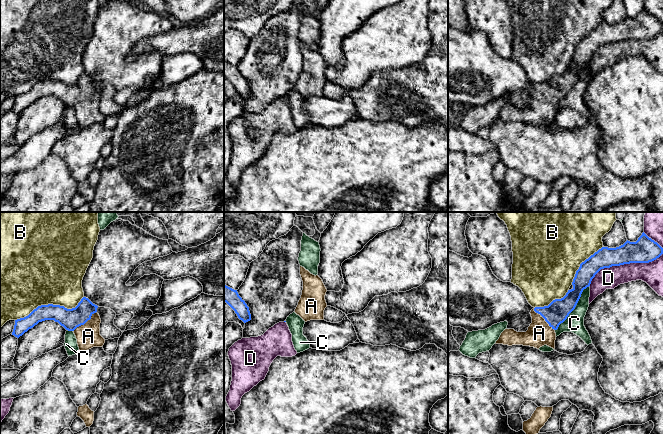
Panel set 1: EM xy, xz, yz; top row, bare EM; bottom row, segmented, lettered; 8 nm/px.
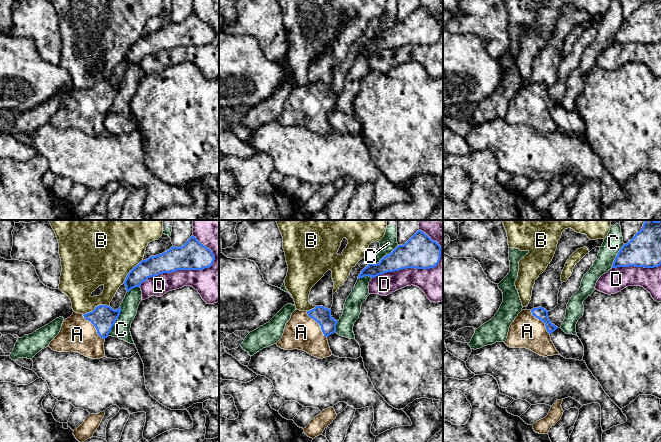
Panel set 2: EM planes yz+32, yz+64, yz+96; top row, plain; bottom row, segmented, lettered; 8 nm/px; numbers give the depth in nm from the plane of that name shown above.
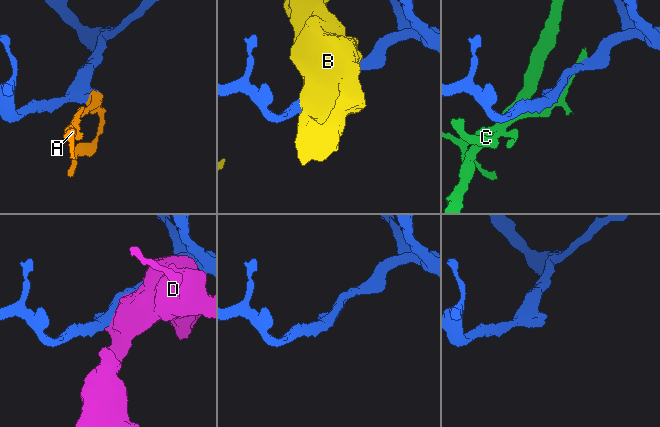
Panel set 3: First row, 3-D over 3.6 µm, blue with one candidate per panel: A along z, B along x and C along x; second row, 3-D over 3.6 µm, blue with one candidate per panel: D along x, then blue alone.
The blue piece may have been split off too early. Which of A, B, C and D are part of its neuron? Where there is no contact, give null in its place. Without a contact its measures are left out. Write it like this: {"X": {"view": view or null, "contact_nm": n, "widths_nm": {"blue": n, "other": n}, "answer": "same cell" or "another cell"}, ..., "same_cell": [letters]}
{"A": {"view": "xy", "contact_nm": 260, "widths_nm": {"blue": 170, "other": 190}, "answer": "same cell"}, "B": {"view": "xy", "contact_nm": 600, "widths_nm": {"blue": 170, "other": 500}, "answer": "another cell"}, "C": {"view": "yz", "contact_nm": 460, "widths_nm": {"blue": 180, "other": 150}, "answer": "another cell"}, "D": {"view": "yz", "contact_nm": 650, "widths_nm": {"blue": 200, "other": 180}, "answer": "another cell"}, "same_cell": ["A"]}

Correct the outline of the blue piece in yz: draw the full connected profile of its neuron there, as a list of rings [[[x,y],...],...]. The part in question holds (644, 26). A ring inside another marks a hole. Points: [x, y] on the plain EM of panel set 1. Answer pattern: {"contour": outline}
{"contour": [[[644,8],[636,18],[627,16],[616,24],[602,23],[580,40],[572,58],[573,64],[563,74],[531,86],[532,99],[526,108],[505,105],[495,120],[523,121],[537,125],[547,121],[555,125],[555,107],[575,85],[583,66],[590,62],[601,45],[630,39],[649,39],[662,30],[663,24]]]}

